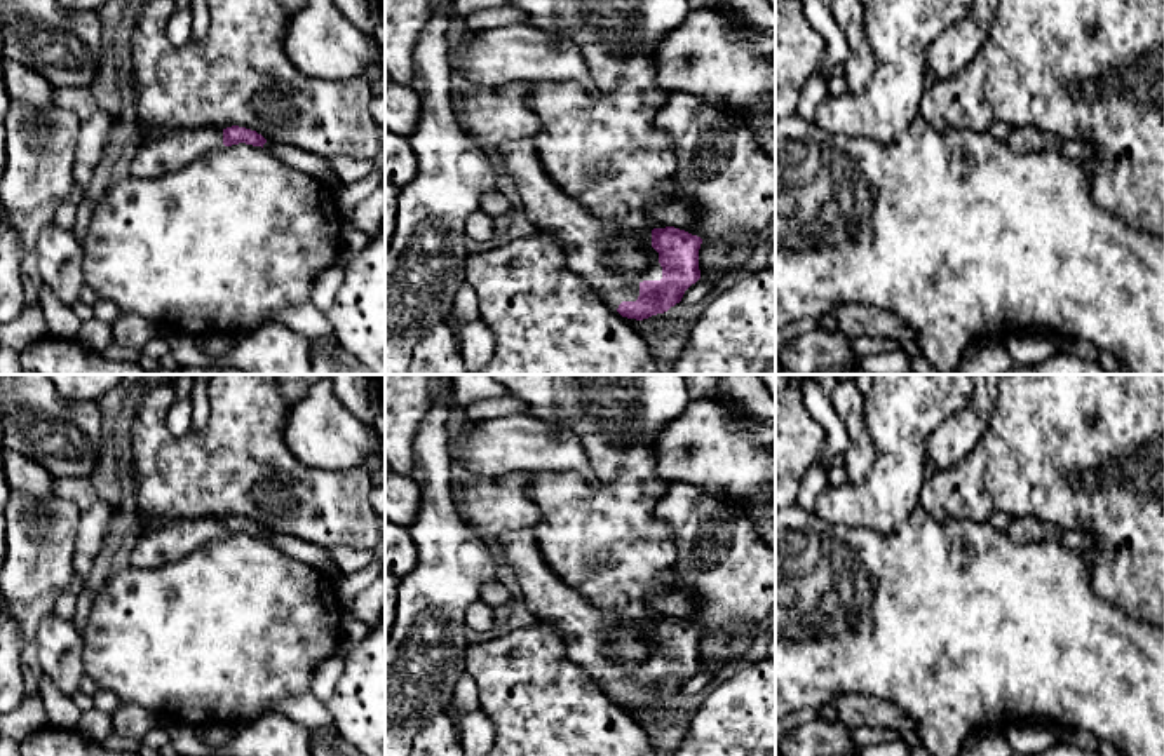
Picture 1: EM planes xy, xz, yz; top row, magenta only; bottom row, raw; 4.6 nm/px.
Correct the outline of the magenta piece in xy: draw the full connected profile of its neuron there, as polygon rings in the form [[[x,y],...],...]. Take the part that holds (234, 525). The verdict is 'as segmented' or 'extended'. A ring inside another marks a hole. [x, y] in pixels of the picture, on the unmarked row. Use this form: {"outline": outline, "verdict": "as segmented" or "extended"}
{"outline": [[[239,516],[223,521],[218,517],[160,521],[145,526],[131,552],[129,566],[159,568],[192,554],[207,542],[239,533],[263,538],[267,530],[256,521]]], "verdict": "extended"}

